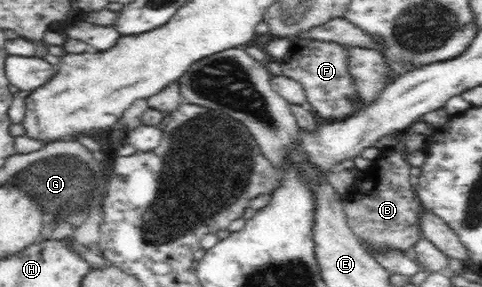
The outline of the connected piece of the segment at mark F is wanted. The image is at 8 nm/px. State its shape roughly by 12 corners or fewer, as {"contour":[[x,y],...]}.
{"contour":[[300,38],[280,59],[319,120],[365,105],[337,42]]}

